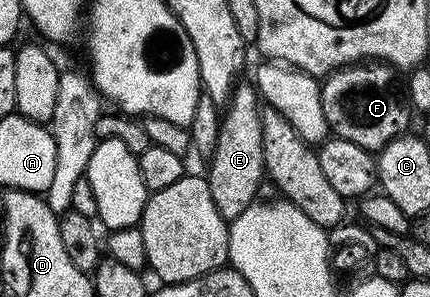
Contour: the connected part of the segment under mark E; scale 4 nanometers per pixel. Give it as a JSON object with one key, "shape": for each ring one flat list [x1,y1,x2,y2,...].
{"shape":[[251,83,241,84,233,89,225,107,219,125,217,146,210,158,212,166,206,172,212,200,227,222,239,217,255,203,260,182,265,177,259,118,260,98]]}

